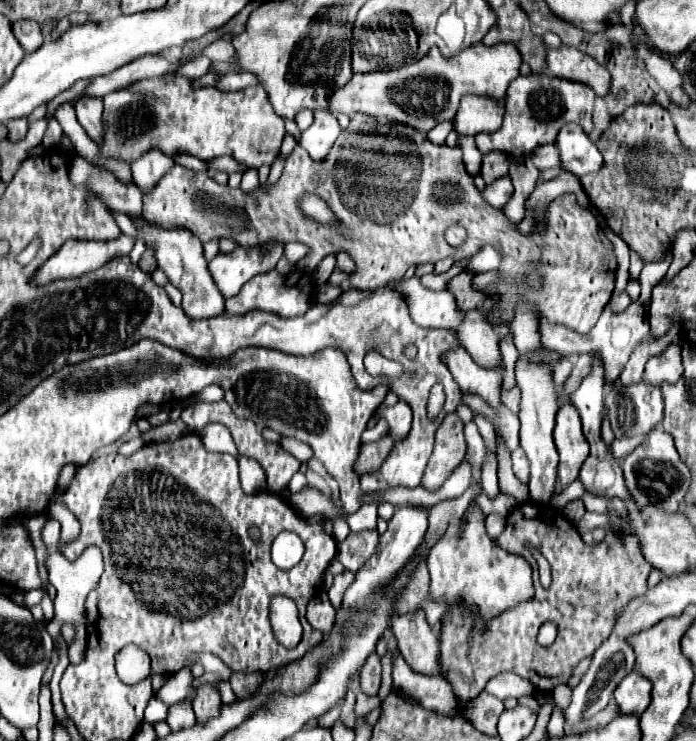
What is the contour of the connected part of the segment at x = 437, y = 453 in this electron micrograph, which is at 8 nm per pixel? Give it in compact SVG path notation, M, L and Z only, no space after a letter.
M450 412L436 430L434 452L428 460L421 486L426 490L440 488L446 482L446 478L454 472L454 468L458 468L458 464L464 460L464 454L464 422L458 418L456 412Z

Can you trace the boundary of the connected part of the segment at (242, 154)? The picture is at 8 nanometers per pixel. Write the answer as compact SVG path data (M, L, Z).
M154 78L154 94L134 92L132 86L108 94L104 98L104 128L106 142L100 152L124 162L132 162L150 148L158 148L162 152L168 152L168 156L174 156L176 152L190 152L202 160L232 156L248 168L260 168L262 164L270 166L278 156L278 150L286 136L284 120L272 112L262 86L248 86L238 92L220 92L214 86L194 90L192 80L188 78Z

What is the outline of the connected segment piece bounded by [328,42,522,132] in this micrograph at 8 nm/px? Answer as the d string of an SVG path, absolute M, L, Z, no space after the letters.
M478 42L450 58L442 56L440 50L436 46L432 46L428 50L428 54L424 54L418 62L414 62L410 66L402 66L398 70L388 70L388 72L354 74L346 86L336 88L330 94L328 110L332 114L360 112L366 116L386 118L390 122L400 122L400 124L412 126L418 132L428 132L438 122L454 120L458 102L464 94L478 94L478 96L502 100L506 96L508 84L520 76L520 72L518 72L520 64L522 64L522 58L520 58L516 46L512 46L512 44L486 46L486 44Z

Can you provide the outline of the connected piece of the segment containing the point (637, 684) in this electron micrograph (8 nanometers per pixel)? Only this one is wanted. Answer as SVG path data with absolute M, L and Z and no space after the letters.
M632 670L614 690L614 698L620 714L642 714L650 704L650 682Z

